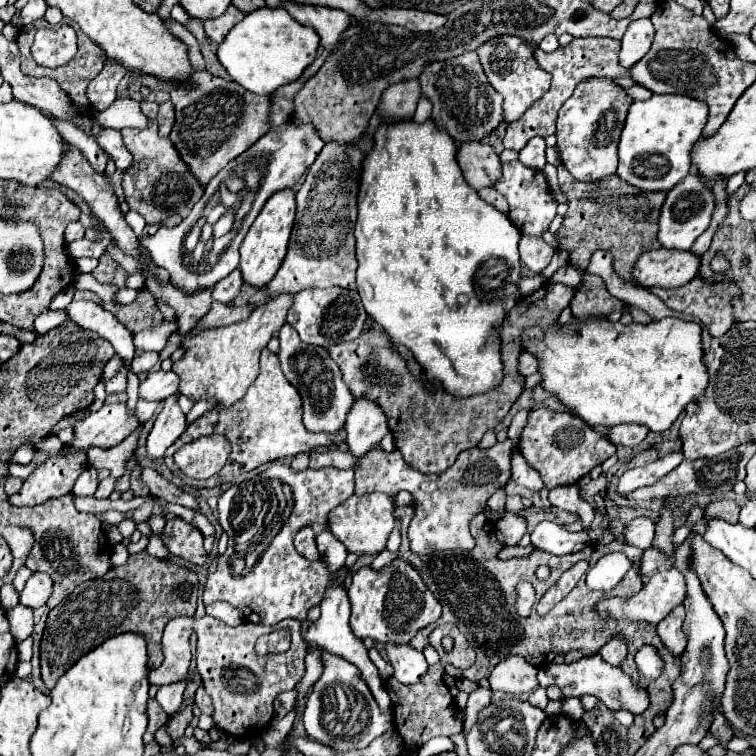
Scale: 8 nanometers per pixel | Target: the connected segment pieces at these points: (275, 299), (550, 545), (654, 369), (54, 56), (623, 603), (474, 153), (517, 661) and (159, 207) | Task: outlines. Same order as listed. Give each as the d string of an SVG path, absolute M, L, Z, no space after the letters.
M261 287L247 303L251 307L251 315L245 321L205 329L197 337L185 341L183 347L187 347L187 353L173 363L173 371L181 377L179 391L193 397L195 401L215 397L217 407L229 407L239 401L259 375L259 353L267 347L273 333L285 325L291 303L293 295L269 295L269 291Z
M541 521L531 533L531 543L537 549L543 549L547 553L565 555L565 553L581 551L585 545L589 545L589 535L587 535L587 531L569 533L569 531L565 531L565 527L557 525L557 523Z
M597 317L597 319L585 319L585 321L575 321L571 319L565 327L559 327L559 325L553 325L549 331L539 331L537 327L533 329L527 329L523 333L523 347L525 351L533 351L537 353L539 357L539 371L543 373L543 381L541 385L555 393L565 405L569 405L573 409L575 415L579 415L587 425L603 425L603 427L615 427L619 423L637 423L637 425L645 425L647 429L655 431L655 433L661 433L661 431L667 431L673 421L685 411L687 403L695 401L699 395L703 395L703 391L707 389L707 365L703 363L703 347L701 347L701 327L697 323L691 323L691 321L683 321L683 319L677 319L677 317L667 317L667 319L661 319L661 321L651 321L647 325L643 323L629 323L629 325L623 325L623 323L605 323L605 319Z
M69 25L41 27L31 47L33 59L43 67L59 67L73 59L77 51L77 37Z
M665 569L665 571L657 571L639 593L621 599L621 597L609 597L609 599L601 599L597 603L597 611L603 619L611 617L611 619L635 619L635 621L647 621L657 625L661 619L665 619L677 605L681 605L685 599L685 581L683 575L679 575L679 571L673 569Z
M465 141L457 145L457 163L475 189L493 185L501 177L501 161L489 143Z
M507 657L503 659L489 677L491 689L503 691L511 697L523 697L527 693L533 693L539 685L537 669L527 663L523 657Z
M155 121L147 129L121 129L121 133L127 149L135 157L133 165L123 175L123 191L129 209L137 211L147 225L161 225L161 221L171 215L185 219L191 213L191 207L203 197L205 185L187 171L187 163L179 159L179 151L175 151L171 139L157 135Z

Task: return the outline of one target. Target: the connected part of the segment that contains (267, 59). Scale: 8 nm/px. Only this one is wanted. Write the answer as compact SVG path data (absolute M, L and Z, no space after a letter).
M285 7L255 9L245 15L217 47L217 57L233 81L259 95L269 95L279 87L299 79L303 69L313 63L319 37L311 27L299 25Z

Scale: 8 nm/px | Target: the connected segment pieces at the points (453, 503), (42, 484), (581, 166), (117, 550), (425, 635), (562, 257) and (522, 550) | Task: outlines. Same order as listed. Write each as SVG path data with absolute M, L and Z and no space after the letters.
M499 443L491 447L489 451L483 449L467 449L463 451L457 461L439 475L425 475L419 473L403 461L399 453L381 453L381 451L369 451L363 455L363 459L353 459L351 453L343 451L313 451L309 467L321 469L321 467L337 467L337 469L353 469L355 471L355 495L381 491L389 497L397 495L399 491L407 489L415 499L415 517L409 525L409 539L411 539L411 551L419 555L433 555L435 551L445 549L473 549L475 539L469 533L469 521L475 513L481 511L481 507L487 503L487 499L507 485L511 479L511 465L509 465L511 449L505 447L505 443Z
M63 451L51 455L43 461L23 483L21 491L9 497L9 501L17 507L39 505L47 499L67 495L73 489L75 479L87 469L85 451L73 451L71 455L63 455Z
M583 79L573 95L563 103L557 117L557 149L563 165L579 181L597 181L617 171L619 135L633 97L613 79Z
M123 543L113 545L113 549L111 549L111 563L113 563L113 567L123 565L127 561L127 557L129 557L129 553L127 553L127 547Z
M427 625L427 627L423 627L423 631L417 631L415 639L411 639L411 647L423 649L423 647L429 643L429 633L431 633L431 629L433 629L433 625Z
M561 249L561 251L557 251L557 253L553 255L551 265L549 265L541 275L543 275L543 277L551 277L551 275L553 275L553 273L563 265L563 263L569 263L569 255L567 255L567 251L563 251L563 249Z
M529 545L529 547L503 547L503 549L499 551L499 557L501 557L501 559L511 559L511 557L529 557L533 551L535 551L533 545Z

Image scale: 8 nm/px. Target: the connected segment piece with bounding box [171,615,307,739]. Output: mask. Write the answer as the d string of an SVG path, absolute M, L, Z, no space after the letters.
M177 617L171 623L187 623L187 627L193 627L199 641L197 641L197 669L203 679L203 687L207 689L209 697L213 699L213 721L215 725L235 737L249 737L255 733L261 733L273 719L273 701L279 693L293 689L299 679L305 675L305 653L307 643L299 633L299 621L285 619L277 623L277 629L289 629L293 645L283 655L267 655L259 657L255 655L255 641L257 641L257 629L259 637L273 631L273 627L255 625L255 623L243 623L237 627L229 627L223 621L215 617Z

